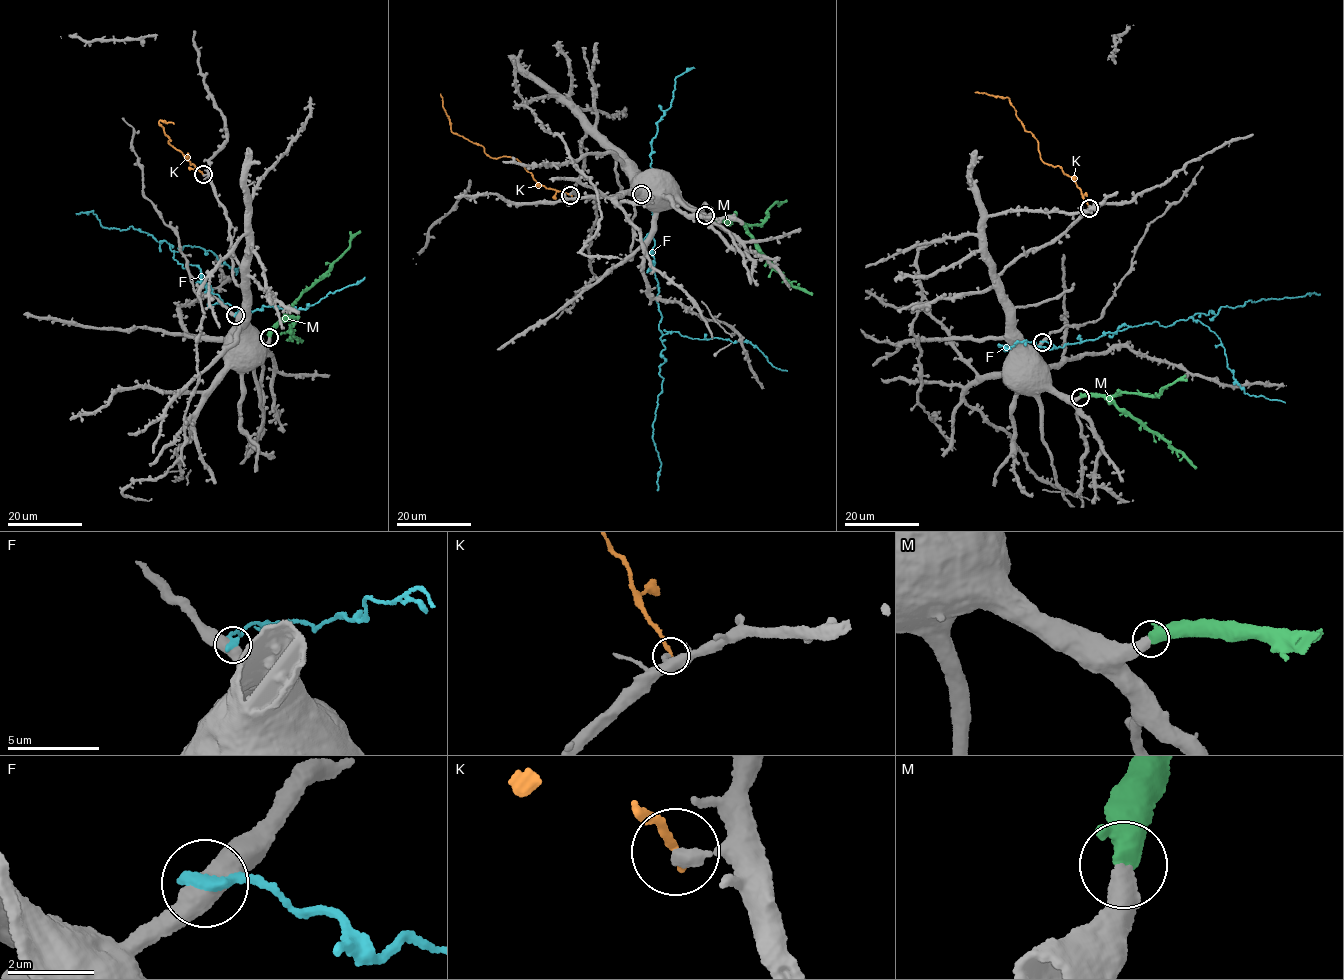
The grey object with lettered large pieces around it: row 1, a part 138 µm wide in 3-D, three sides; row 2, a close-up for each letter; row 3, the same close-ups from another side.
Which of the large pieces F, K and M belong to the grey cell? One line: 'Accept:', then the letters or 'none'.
Accept: M

